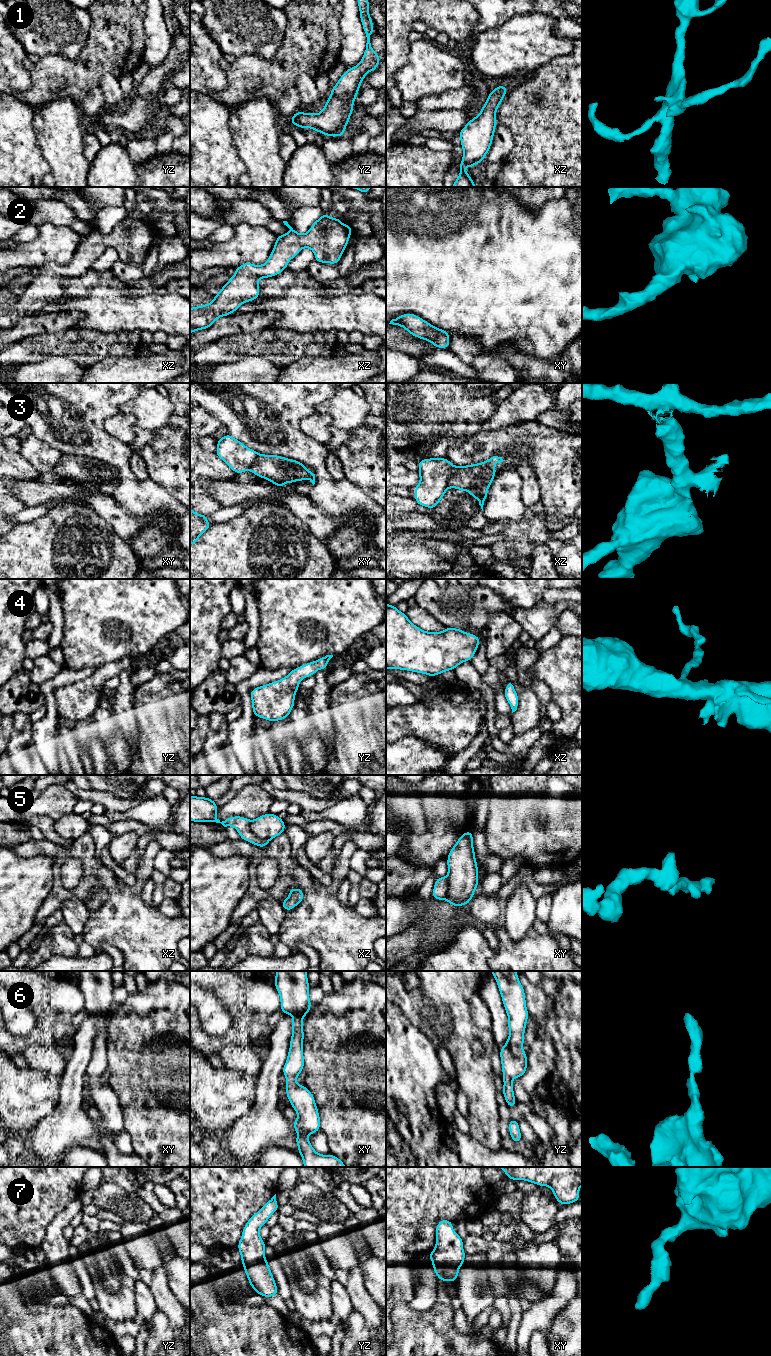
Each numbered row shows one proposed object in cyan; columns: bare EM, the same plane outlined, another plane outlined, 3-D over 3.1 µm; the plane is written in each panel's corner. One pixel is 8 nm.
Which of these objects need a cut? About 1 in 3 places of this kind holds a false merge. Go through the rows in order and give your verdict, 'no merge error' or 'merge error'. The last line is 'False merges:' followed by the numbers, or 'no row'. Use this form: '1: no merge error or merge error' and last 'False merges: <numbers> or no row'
1: no merge error
2: no merge error
3: merge error
4: no merge error
5: merge error
6: no merge error
7: no merge error
False merges: 3, 5

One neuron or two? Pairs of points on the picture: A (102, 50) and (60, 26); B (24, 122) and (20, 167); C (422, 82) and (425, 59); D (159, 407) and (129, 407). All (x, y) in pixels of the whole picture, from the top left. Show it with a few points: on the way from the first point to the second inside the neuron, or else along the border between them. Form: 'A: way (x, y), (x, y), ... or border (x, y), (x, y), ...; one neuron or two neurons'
A: border (91, 18), (87, 42), (80, 53), (72, 60); two neurons
B: way (19, 133), (19, 156); one neuron
C: way (425, 76), (425, 65); one neuron
D: way (152, 407), (136, 407); one neuron

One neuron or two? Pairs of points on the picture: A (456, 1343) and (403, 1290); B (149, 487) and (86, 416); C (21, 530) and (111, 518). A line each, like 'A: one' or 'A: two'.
A: two
B: one
C: two

